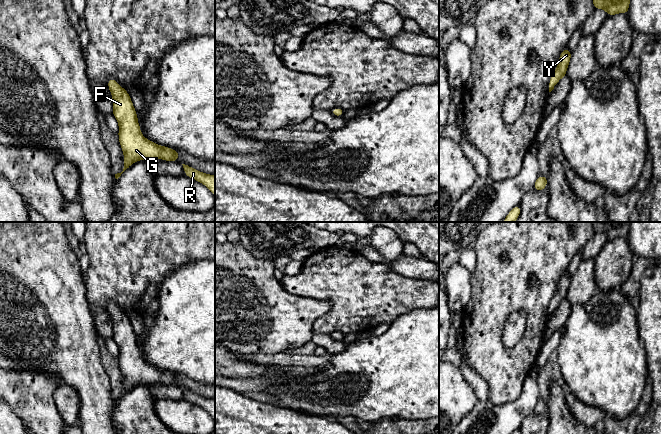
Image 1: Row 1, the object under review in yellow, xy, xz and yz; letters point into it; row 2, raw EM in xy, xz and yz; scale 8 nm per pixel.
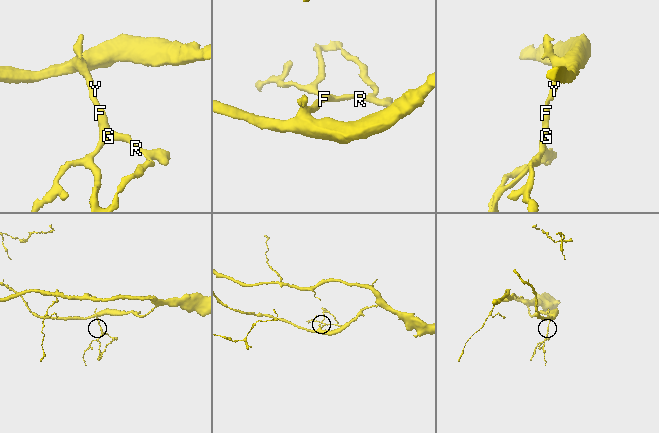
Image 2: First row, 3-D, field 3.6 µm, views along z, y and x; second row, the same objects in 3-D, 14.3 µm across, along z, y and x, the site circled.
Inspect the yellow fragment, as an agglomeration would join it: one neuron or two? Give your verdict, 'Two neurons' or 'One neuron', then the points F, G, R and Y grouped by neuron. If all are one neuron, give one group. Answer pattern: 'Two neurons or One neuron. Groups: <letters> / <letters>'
One neuron. Groups: F G R Y

